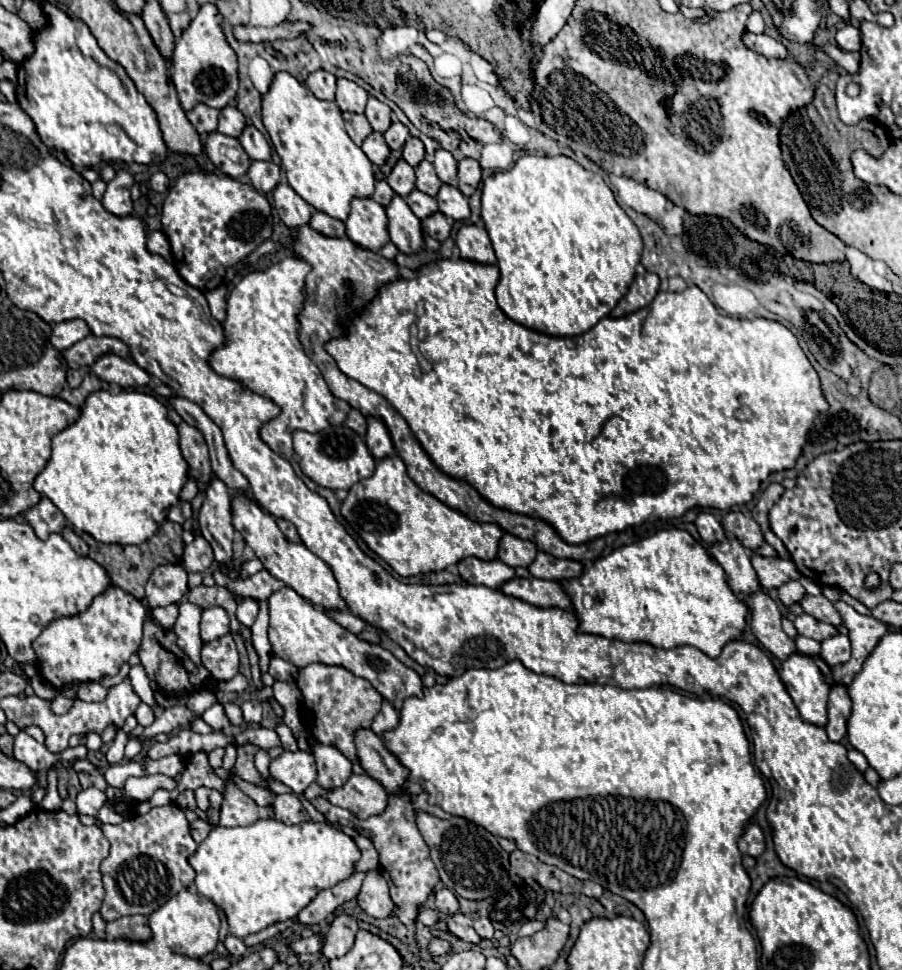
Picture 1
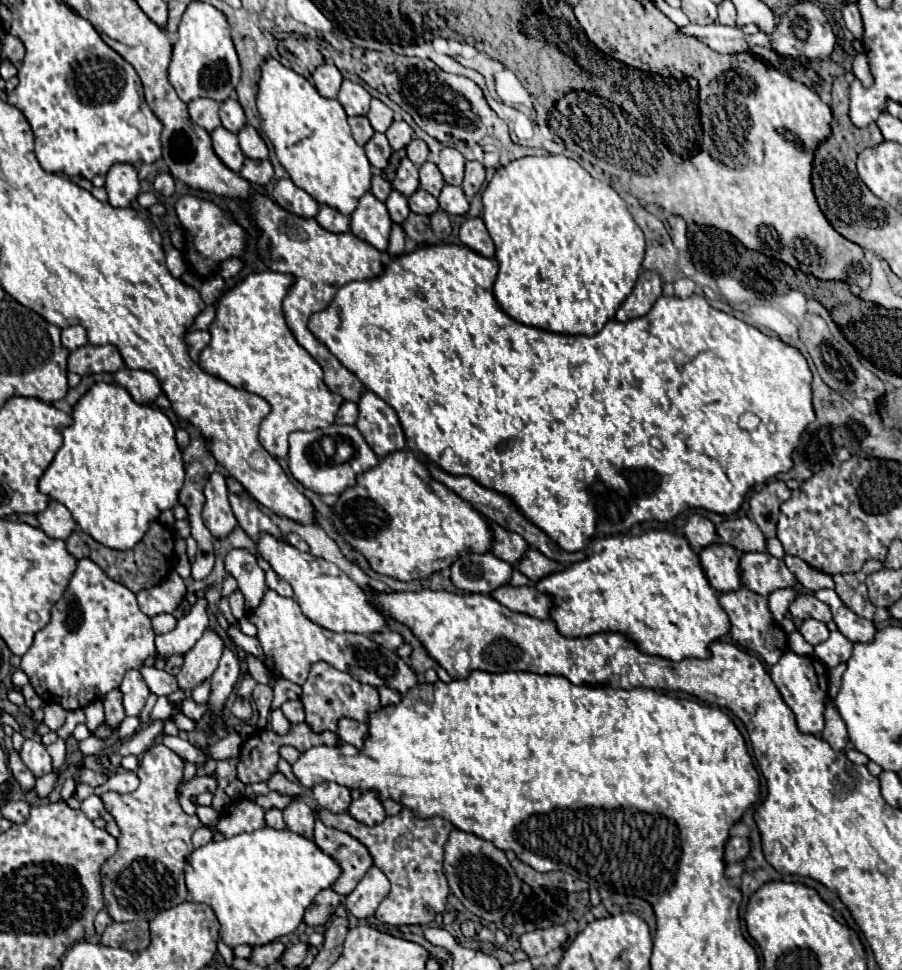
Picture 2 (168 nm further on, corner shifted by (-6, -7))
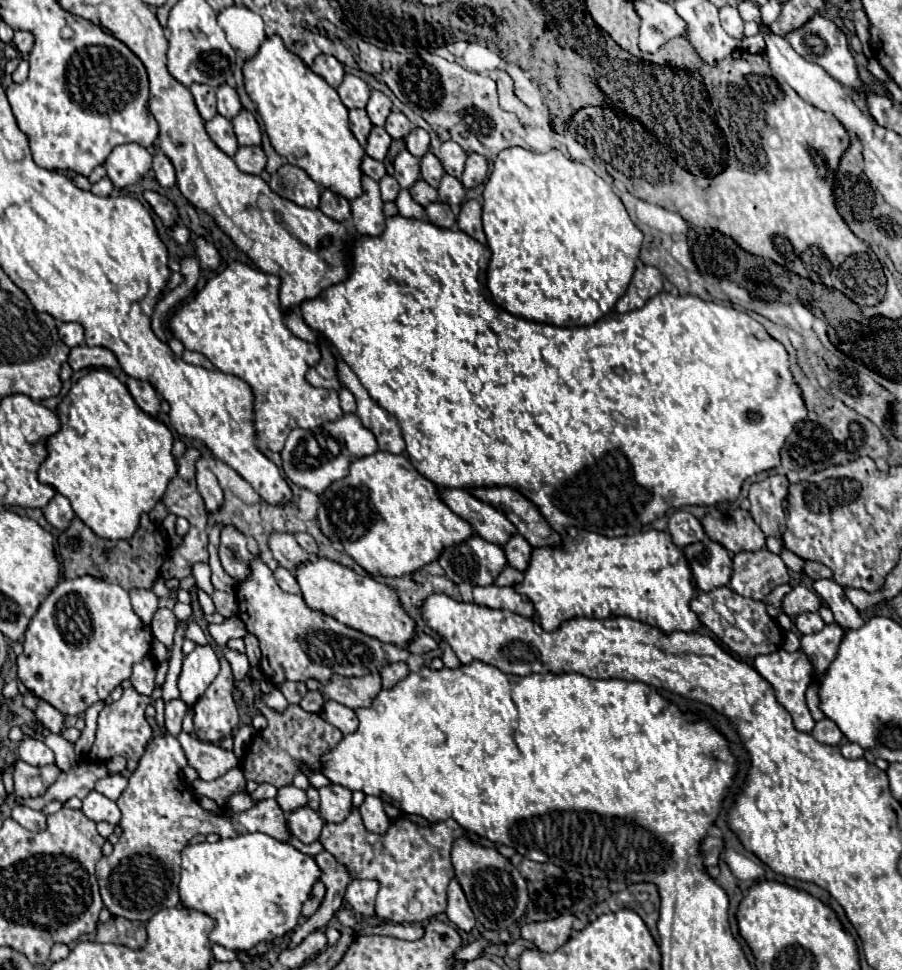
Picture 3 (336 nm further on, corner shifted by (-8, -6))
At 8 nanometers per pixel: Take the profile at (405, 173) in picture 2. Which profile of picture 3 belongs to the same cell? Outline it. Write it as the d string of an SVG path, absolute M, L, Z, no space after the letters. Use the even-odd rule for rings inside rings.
M407 150L399 152L395 158L395 178L403 190L409 190L419 180L419 160Z

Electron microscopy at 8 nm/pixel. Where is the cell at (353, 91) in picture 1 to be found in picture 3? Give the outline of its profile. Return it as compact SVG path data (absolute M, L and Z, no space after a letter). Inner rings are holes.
M345 74L345 80L337 88L337 92L339 92L343 104L351 110L351 108L365 108L367 106L371 88L361 78L357 78L353 74Z

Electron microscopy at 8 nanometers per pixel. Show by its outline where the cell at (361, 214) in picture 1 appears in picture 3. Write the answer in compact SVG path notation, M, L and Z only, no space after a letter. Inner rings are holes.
M363 176L363 196L351 202L351 212L357 234L379 236L385 230L385 214L379 184L369 176Z

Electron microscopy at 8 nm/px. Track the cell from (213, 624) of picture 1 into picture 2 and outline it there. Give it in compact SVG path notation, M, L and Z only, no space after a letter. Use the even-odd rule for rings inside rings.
M207 629L203 637L195 643L195 647L185 653L185 663L177 675L179 687L191 691L199 687L205 679L209 679L219 665L221 653L223 653L221 637L215 631Z

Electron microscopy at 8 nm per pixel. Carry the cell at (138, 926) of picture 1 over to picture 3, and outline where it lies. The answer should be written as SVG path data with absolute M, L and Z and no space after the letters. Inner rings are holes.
M113 916L109 922L97 926L97 942L113 942L133 950L143 948L147 942L145 924Z

